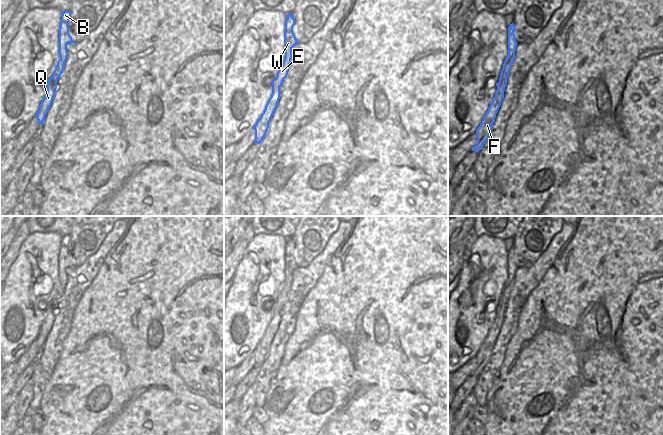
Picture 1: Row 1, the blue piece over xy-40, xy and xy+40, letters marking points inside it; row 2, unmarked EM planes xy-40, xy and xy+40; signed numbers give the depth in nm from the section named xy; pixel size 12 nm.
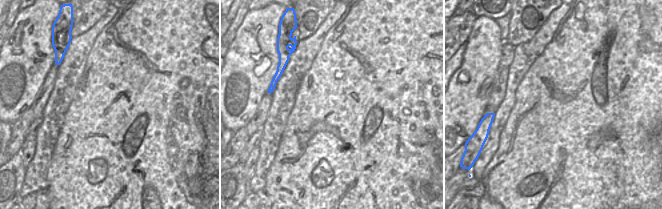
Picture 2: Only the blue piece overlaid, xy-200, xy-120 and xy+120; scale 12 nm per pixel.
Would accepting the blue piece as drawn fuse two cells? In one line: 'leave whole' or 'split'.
leave whole

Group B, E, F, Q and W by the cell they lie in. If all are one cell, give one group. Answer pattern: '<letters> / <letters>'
B E F Q W

